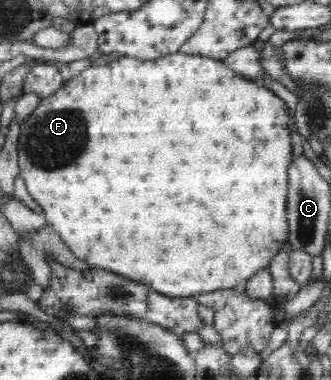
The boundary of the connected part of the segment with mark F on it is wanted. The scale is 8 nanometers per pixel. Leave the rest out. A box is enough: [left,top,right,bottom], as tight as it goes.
[18,52,295,298]

